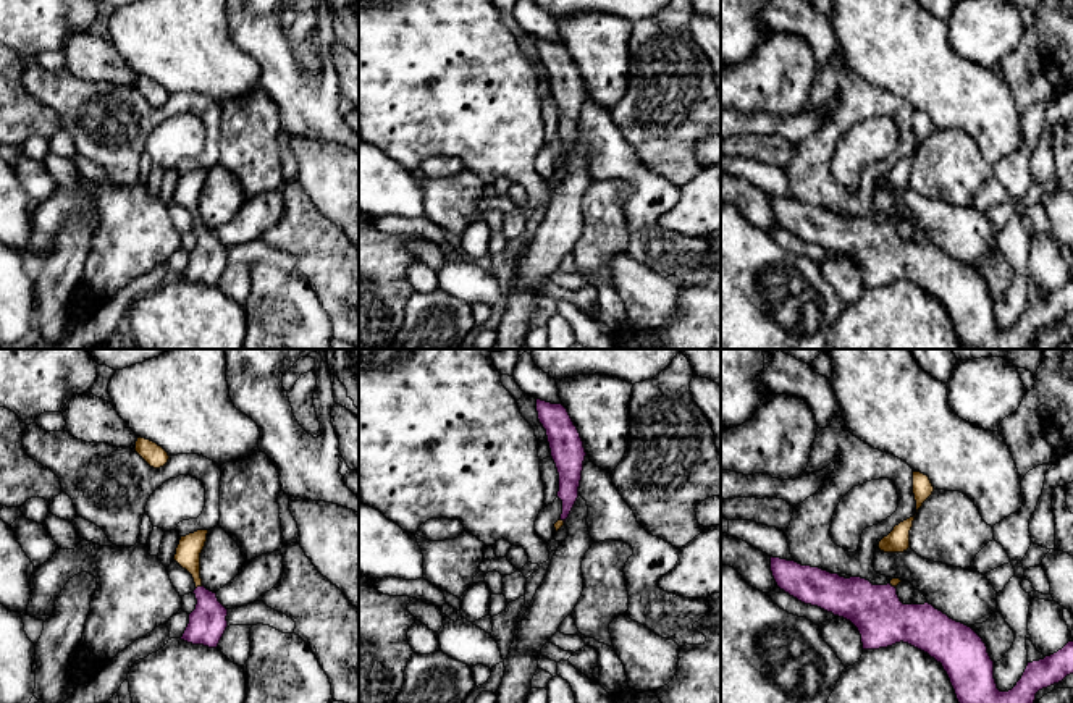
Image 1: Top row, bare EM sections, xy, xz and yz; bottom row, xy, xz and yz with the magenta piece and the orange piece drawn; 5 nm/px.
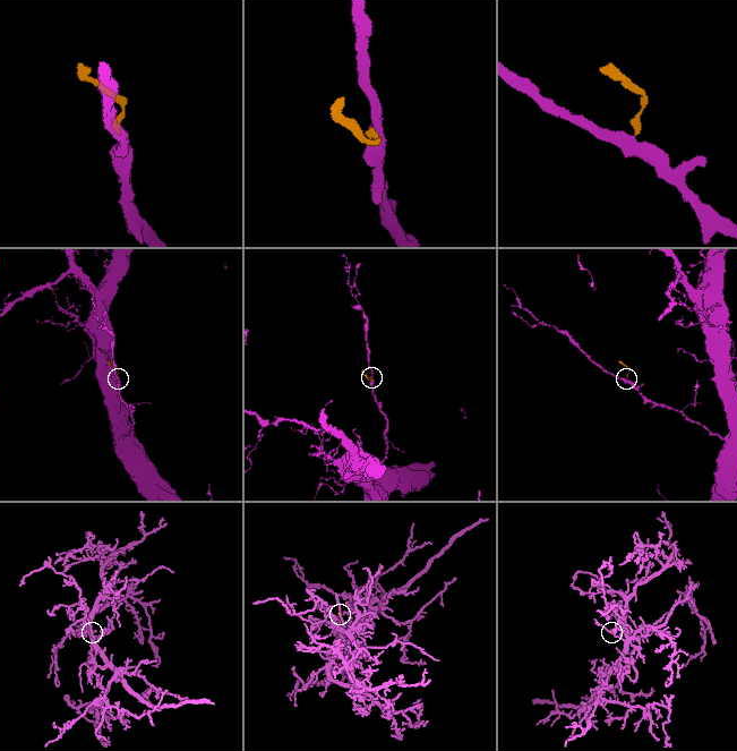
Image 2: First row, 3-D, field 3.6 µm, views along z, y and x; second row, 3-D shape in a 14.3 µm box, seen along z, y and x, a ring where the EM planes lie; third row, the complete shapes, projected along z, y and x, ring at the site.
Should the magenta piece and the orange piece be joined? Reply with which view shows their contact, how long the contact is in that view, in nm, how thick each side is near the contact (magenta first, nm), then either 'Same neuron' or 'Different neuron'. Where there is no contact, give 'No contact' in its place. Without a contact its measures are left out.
Touches magenta in xy. Shared border 40 nm. Thickness 190 nm (magenta) against 130 nm. Same neuron

